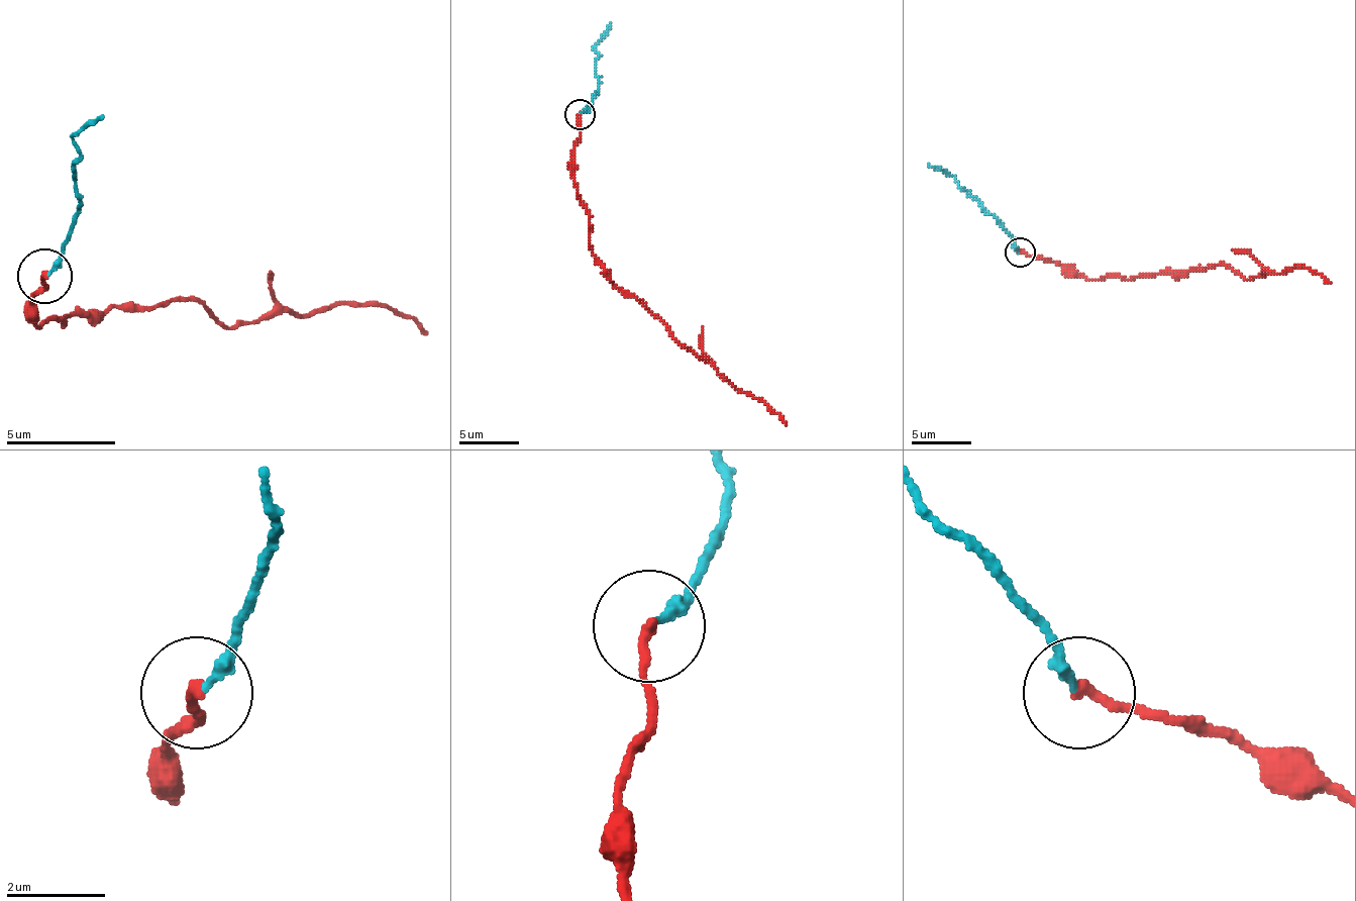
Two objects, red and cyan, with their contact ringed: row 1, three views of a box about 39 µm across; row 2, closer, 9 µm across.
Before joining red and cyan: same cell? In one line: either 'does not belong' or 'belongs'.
belongs

